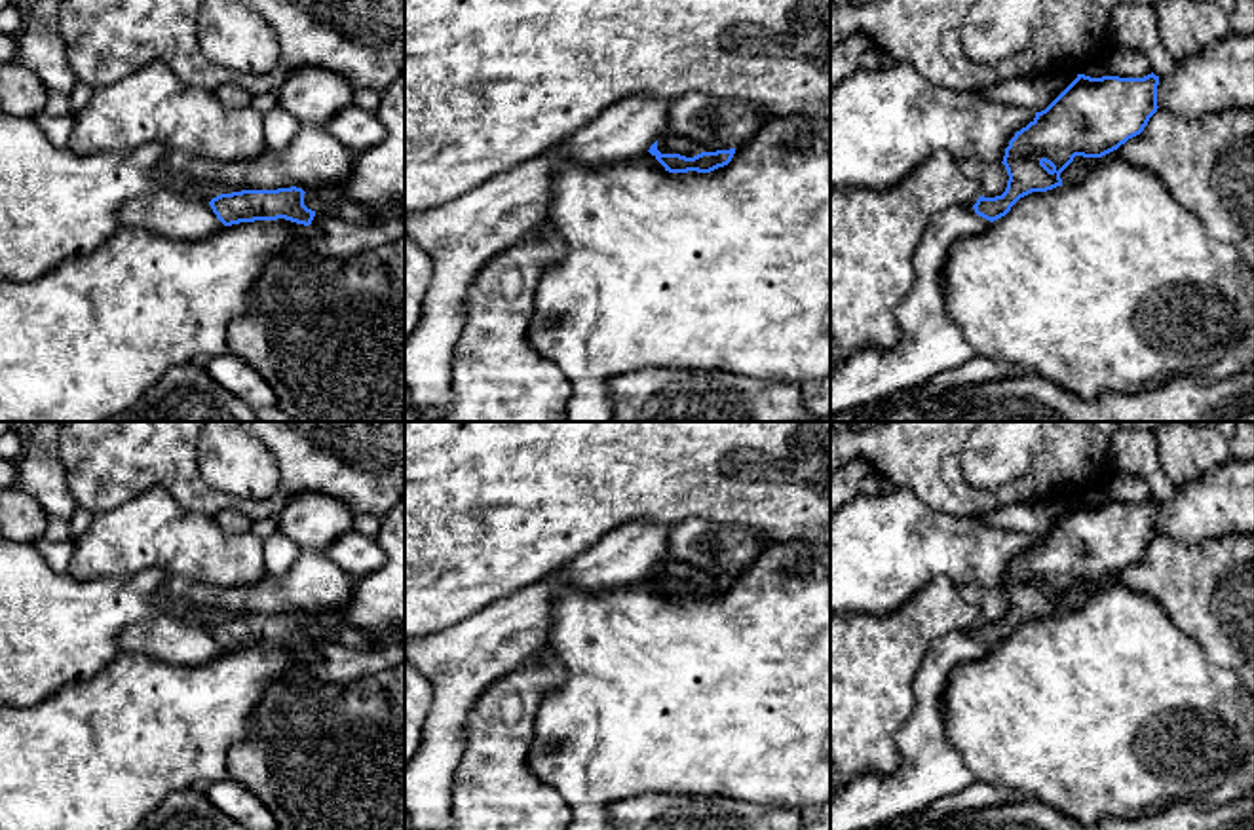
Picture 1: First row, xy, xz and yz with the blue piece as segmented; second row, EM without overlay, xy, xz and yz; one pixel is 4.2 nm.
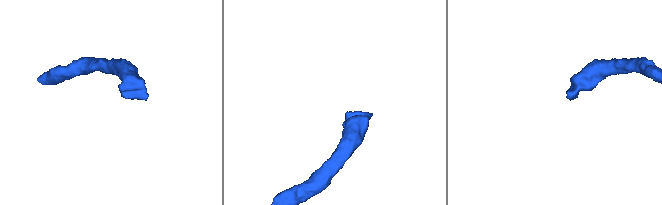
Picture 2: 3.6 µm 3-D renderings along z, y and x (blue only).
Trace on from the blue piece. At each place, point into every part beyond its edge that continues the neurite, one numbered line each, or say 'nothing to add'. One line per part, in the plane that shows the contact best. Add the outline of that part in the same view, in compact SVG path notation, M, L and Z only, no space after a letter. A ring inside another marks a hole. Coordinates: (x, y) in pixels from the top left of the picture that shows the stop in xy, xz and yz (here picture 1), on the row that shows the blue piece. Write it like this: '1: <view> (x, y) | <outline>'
1: xy (327, 335) | M285 218L272 220L291 232L291 241L276 256L270 256L255 285L253 306L226 329L226 349L255 368L276 393L276 406L294 422L405 422L405 285L391 281L380 251L361 253L352 258L332 258L319 253L310 226Z

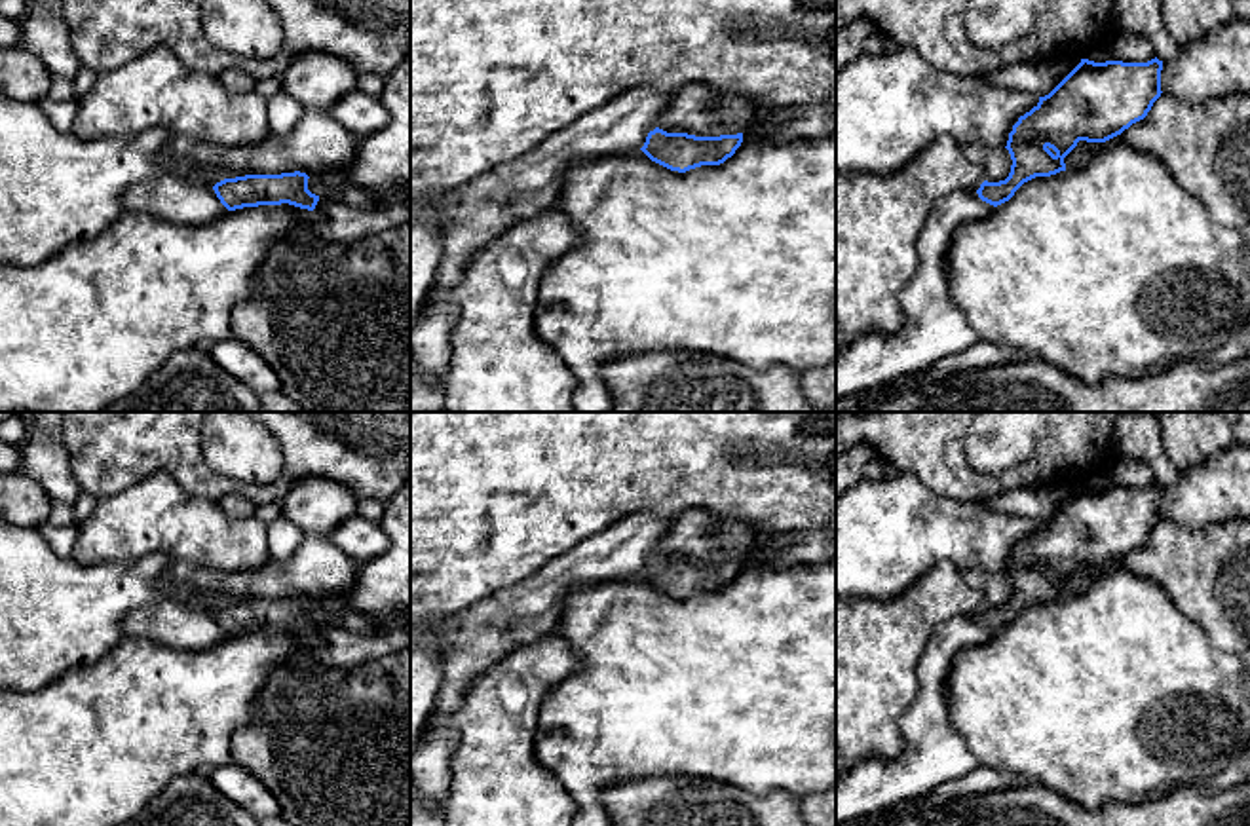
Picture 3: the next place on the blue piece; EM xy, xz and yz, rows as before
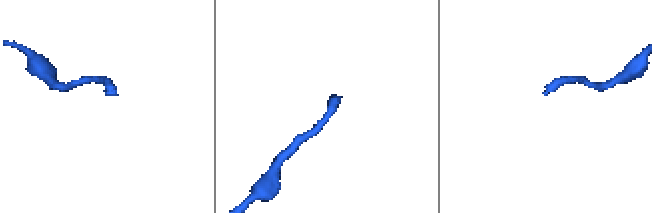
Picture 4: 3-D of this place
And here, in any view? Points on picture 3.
1: xz (701, 111) | M691 84L669 95L667 108L657 120L657 127L667 133L695 137L747 133L756 123L756 108L747 97L722 93L703 84Z

